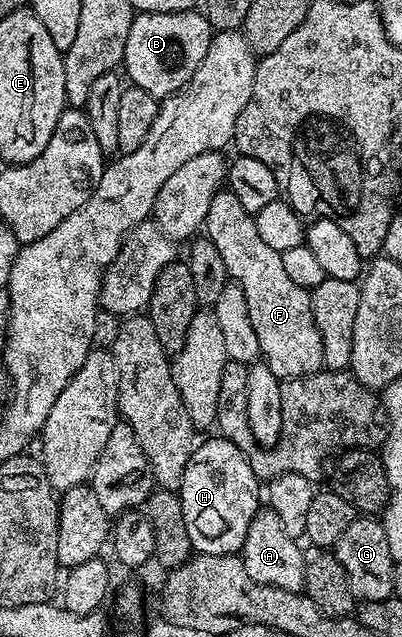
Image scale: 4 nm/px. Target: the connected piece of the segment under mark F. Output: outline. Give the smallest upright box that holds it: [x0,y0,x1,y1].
[203,188,325,380]

